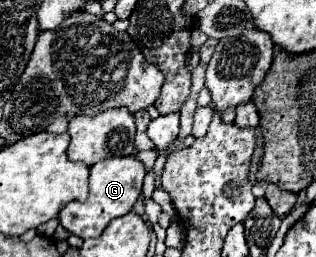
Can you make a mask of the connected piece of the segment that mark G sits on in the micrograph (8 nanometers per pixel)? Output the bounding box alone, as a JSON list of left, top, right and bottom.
[60,156,146,238]

